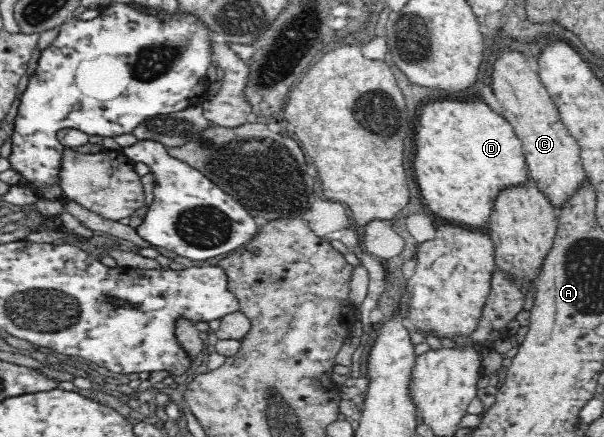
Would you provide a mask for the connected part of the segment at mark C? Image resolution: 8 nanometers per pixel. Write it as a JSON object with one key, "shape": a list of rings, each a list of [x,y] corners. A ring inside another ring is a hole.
{"shape":[[[502,48],[497,52],[491,68],[494,70],[491,72],[491,91],[503,108],[503,116],[511,123],[522,142],[529,178],[559,211],[587,181],[580,146],[562,123],[559,111],[541,83],[535,66],[523,53]]]}

